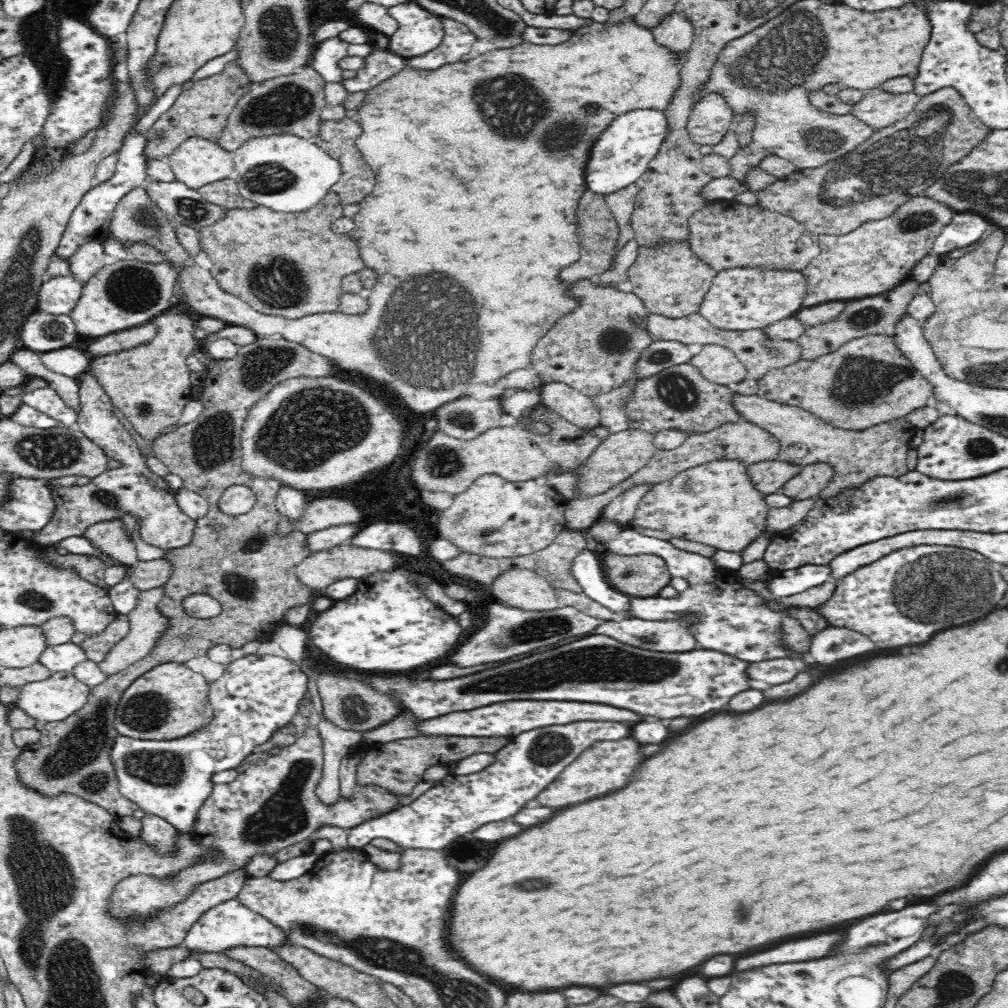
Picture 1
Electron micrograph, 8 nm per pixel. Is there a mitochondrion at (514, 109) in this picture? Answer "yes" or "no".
yes

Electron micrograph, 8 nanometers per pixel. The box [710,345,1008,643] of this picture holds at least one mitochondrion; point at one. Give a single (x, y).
(933, 590)

